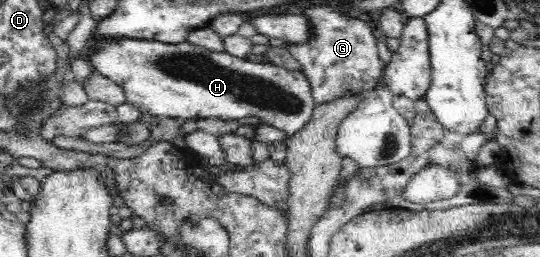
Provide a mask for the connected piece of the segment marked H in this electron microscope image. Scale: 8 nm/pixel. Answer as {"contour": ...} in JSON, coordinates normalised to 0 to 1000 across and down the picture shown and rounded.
{"contour":[[[217,148],[217,156],[178,156],[161,183],[169,253],[183,288],[202,304],[230,350],[233,401],[261,432],[267,455],[304,455],[343,467],[367,459],[407,459],[409,467],[446,467],[476,455],[513,506],[524,506],[539,529],[557,506],[580,455],[585,409],[578,335],[561,276],[539,276],[498,245],[472,245],[457,226],[439,226],[430,210],[394,202],[350,160],[313,171],[285,156],[250,156]]]}

